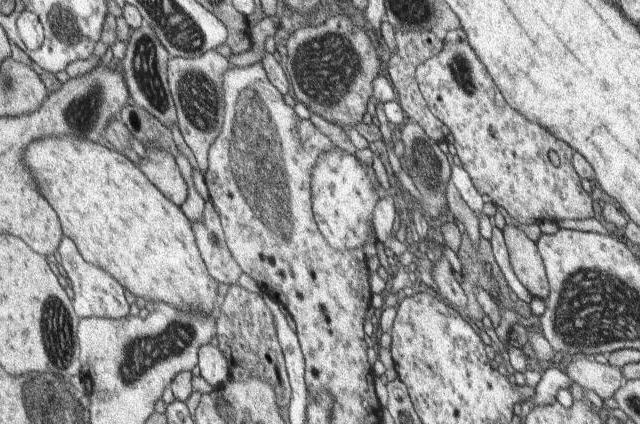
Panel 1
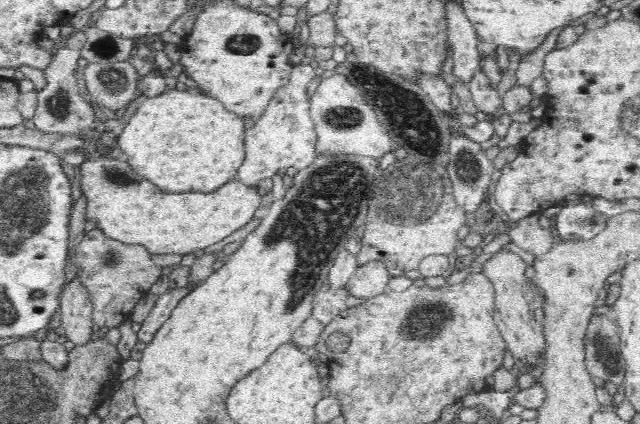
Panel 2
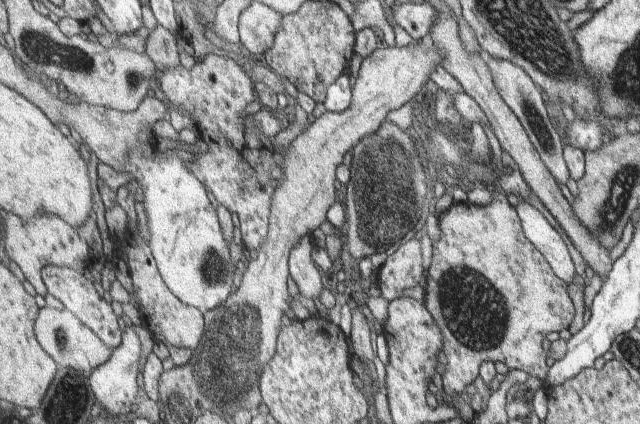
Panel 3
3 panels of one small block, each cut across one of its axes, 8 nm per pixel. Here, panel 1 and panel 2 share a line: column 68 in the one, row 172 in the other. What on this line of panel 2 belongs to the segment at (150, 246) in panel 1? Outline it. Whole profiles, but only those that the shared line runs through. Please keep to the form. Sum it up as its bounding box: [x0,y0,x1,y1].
[114,88,245,193]

